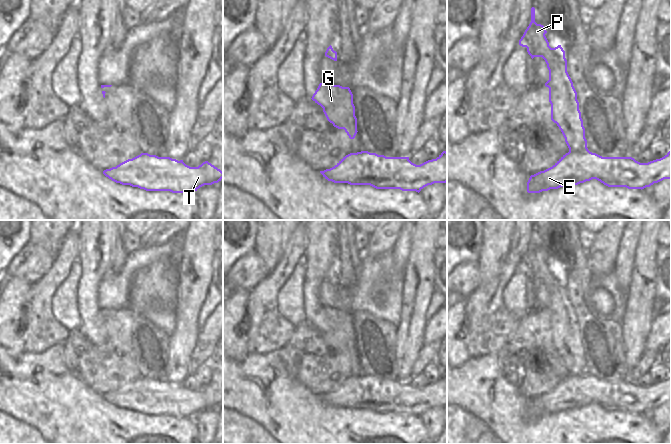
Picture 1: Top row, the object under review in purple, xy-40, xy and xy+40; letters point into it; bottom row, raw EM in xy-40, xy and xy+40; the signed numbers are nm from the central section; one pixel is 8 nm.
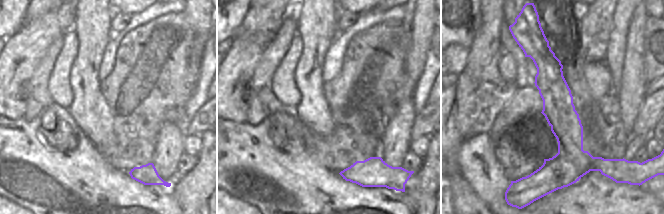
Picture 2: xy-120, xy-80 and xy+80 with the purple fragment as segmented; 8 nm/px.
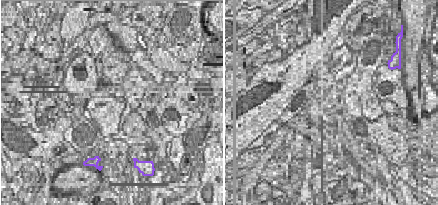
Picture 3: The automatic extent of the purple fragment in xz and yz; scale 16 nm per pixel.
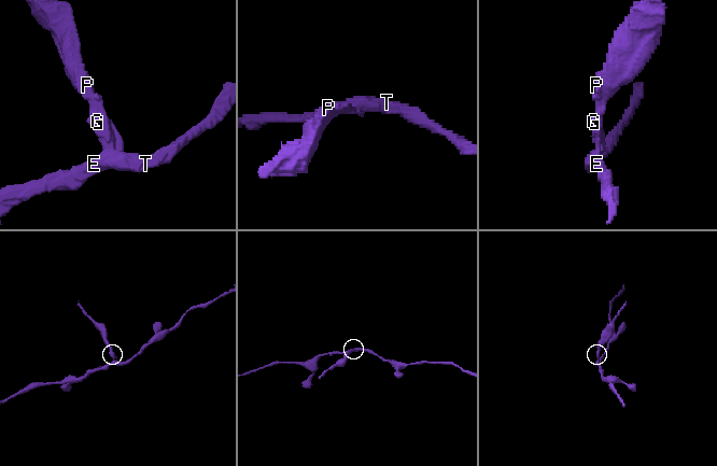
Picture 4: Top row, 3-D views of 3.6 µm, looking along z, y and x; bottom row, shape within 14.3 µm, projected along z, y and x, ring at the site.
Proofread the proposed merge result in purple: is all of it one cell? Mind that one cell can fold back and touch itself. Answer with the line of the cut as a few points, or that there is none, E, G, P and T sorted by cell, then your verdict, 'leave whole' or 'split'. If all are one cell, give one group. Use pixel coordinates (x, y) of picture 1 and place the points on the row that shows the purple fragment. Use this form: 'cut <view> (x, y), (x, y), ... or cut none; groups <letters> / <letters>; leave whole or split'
cut xy+40 (588, 150), (583, 152), (569, 151); groups E T / G P; split

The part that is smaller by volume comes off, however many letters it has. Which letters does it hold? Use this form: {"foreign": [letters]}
{"foreign": ["G", "P"]}

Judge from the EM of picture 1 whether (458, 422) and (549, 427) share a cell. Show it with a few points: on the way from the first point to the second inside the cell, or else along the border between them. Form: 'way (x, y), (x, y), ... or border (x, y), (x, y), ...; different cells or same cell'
border (457, 404), (467, 412); different cells

